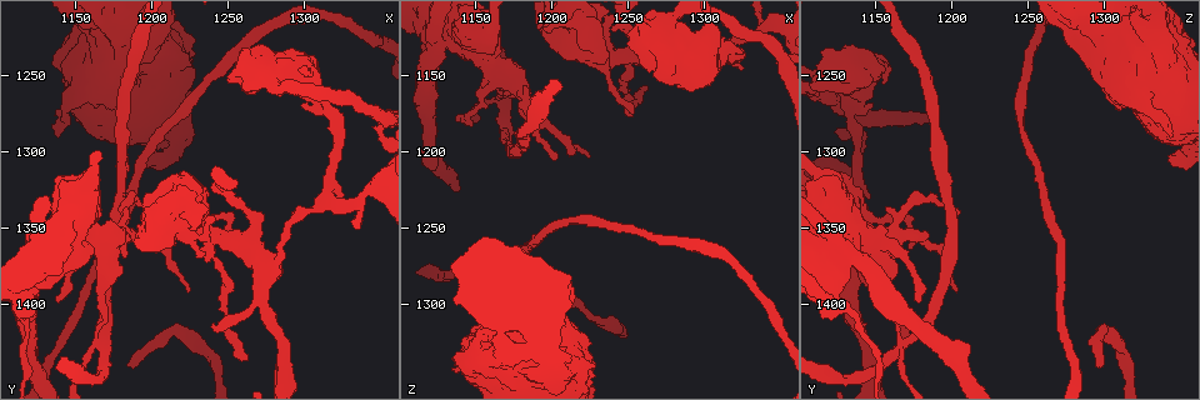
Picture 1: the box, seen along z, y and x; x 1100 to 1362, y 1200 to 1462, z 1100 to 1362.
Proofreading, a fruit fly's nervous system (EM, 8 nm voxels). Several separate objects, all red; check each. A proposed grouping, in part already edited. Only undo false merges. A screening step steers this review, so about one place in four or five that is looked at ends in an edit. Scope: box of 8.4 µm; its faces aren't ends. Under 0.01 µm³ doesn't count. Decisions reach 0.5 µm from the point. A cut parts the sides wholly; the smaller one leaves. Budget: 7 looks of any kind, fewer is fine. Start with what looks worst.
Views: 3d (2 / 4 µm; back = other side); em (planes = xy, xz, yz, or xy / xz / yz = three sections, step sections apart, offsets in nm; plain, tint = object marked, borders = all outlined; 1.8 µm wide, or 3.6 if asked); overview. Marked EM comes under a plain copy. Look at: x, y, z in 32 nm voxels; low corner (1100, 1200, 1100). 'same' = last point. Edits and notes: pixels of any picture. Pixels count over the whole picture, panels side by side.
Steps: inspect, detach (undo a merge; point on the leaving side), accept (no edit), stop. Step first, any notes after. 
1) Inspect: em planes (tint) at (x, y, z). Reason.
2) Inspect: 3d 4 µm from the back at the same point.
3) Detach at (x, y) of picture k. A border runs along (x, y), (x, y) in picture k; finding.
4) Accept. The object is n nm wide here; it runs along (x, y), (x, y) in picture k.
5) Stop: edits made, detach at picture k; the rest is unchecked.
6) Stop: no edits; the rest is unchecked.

Inspect: 3d 4 µm at (1164, 1420, 1164). Narrows sharply.

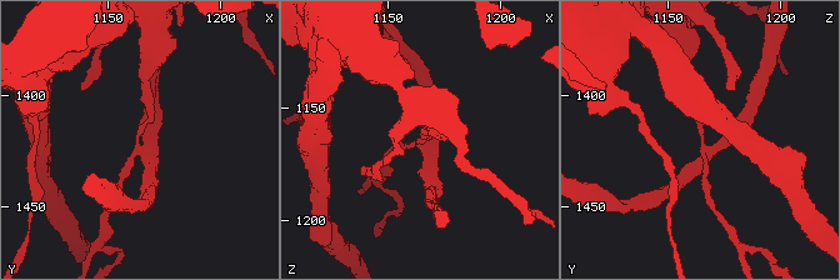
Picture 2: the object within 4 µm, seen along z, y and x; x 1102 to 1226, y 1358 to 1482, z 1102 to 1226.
Inspect: em yz step 4 (tint) at (1164, 1421, 1166). 4 arms meet here.

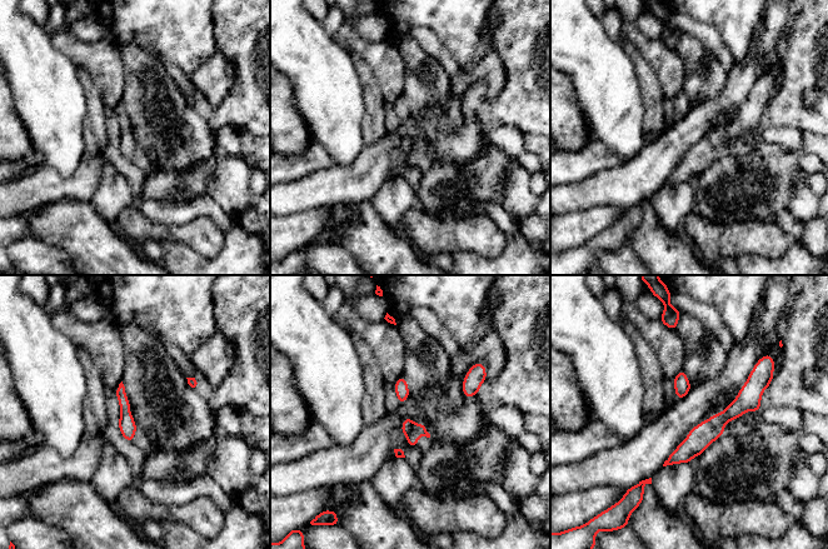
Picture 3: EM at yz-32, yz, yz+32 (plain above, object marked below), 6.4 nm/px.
Inspect: em planes (tint) at the same point.

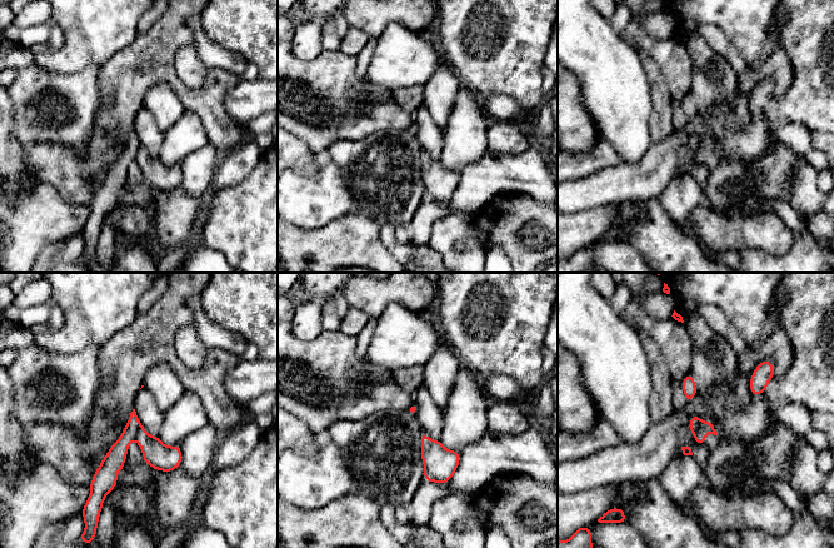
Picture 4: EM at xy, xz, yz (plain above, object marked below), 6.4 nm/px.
Detach at (708, 427) of picture 4. A border runs along (704, 422), (694, 436) in picture 4; two neurons meet here.

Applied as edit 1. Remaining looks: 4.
Inspect: em xy step 4 (tint) at (1168, 1362, 1152). Abrupt turn.

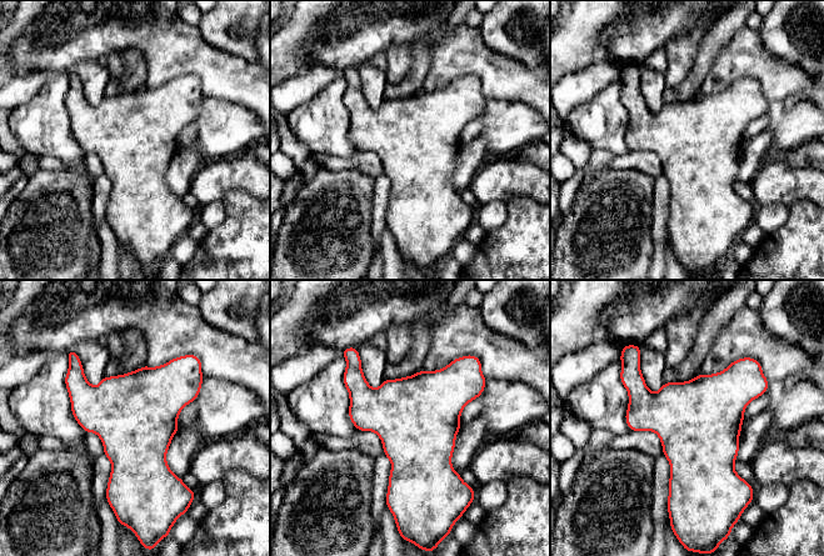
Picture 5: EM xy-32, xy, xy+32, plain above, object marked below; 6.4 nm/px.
Inspect: em planes (tint) at the same point. Cut it another way.

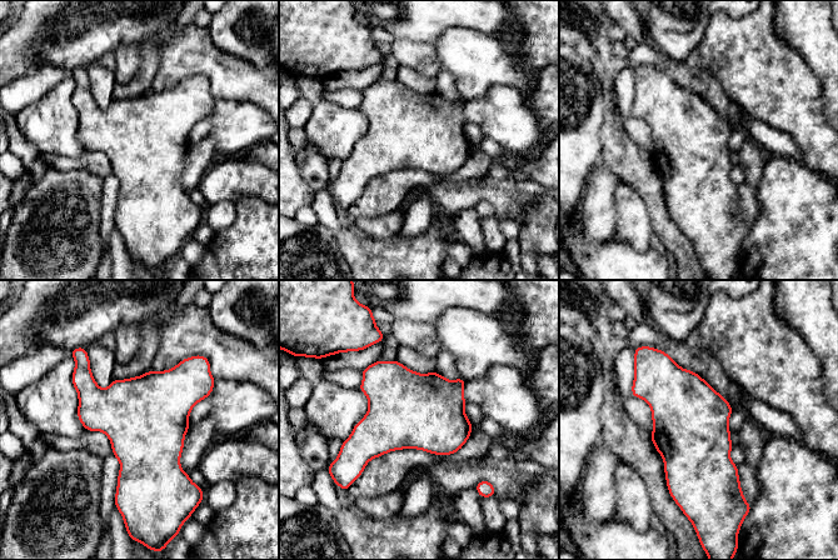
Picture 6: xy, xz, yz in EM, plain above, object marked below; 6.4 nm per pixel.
Accept. The object is 480 nm wide here; one neuron here.

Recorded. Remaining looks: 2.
Inspect: 3d 4 µm at (1254, 1250, 1128). Touches itself.

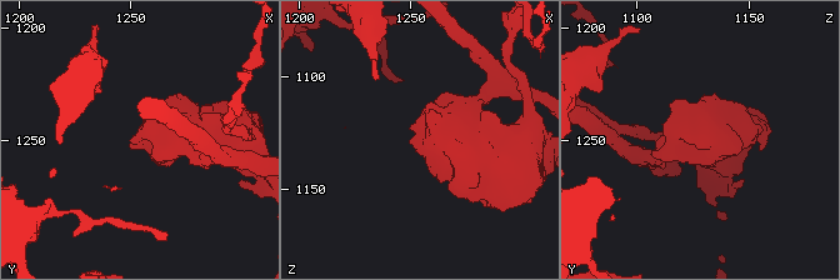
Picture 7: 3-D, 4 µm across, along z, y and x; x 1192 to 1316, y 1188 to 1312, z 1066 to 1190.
Inspect: em 3.6 µm planes (tint) at (1254, 1251, 1128). Need the tissue.

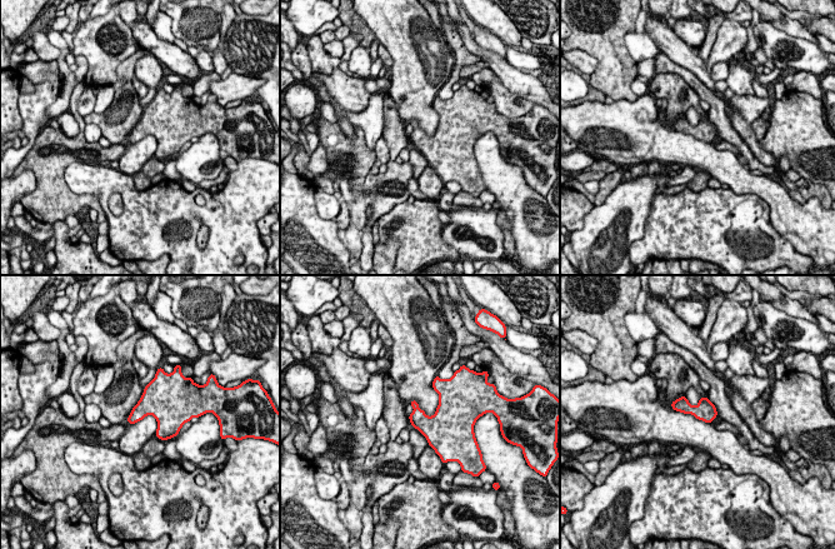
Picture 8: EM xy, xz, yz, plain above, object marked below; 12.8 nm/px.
Accept. Continuous, no second neuron.

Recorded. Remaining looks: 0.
Stop: edits made, detach at picture 4; the rest is unchecked.

